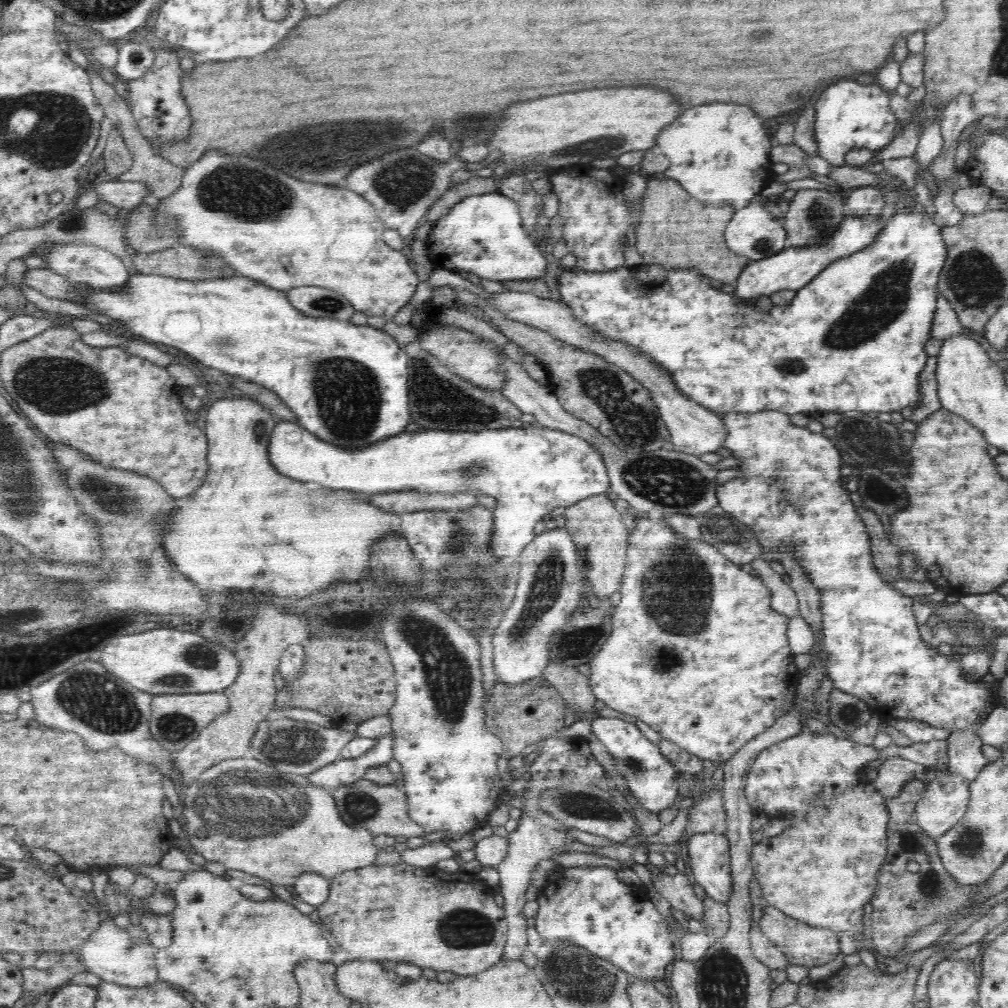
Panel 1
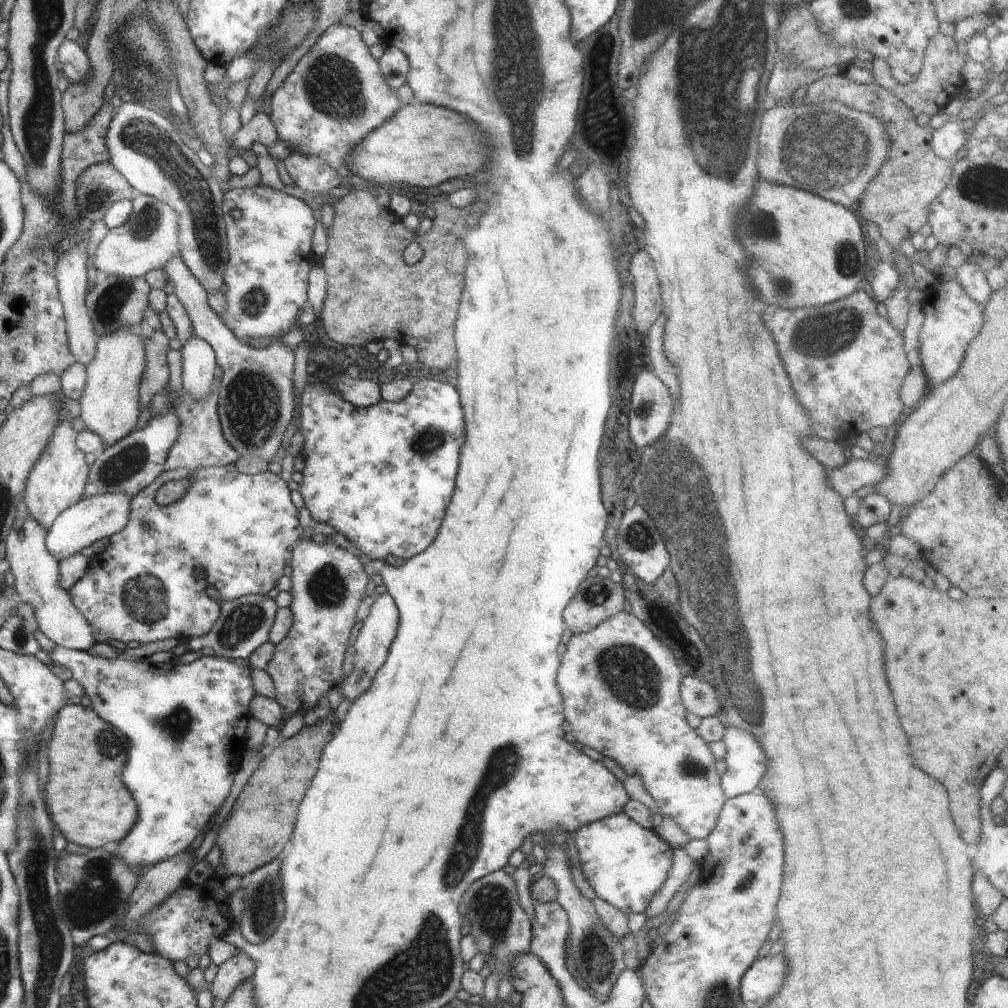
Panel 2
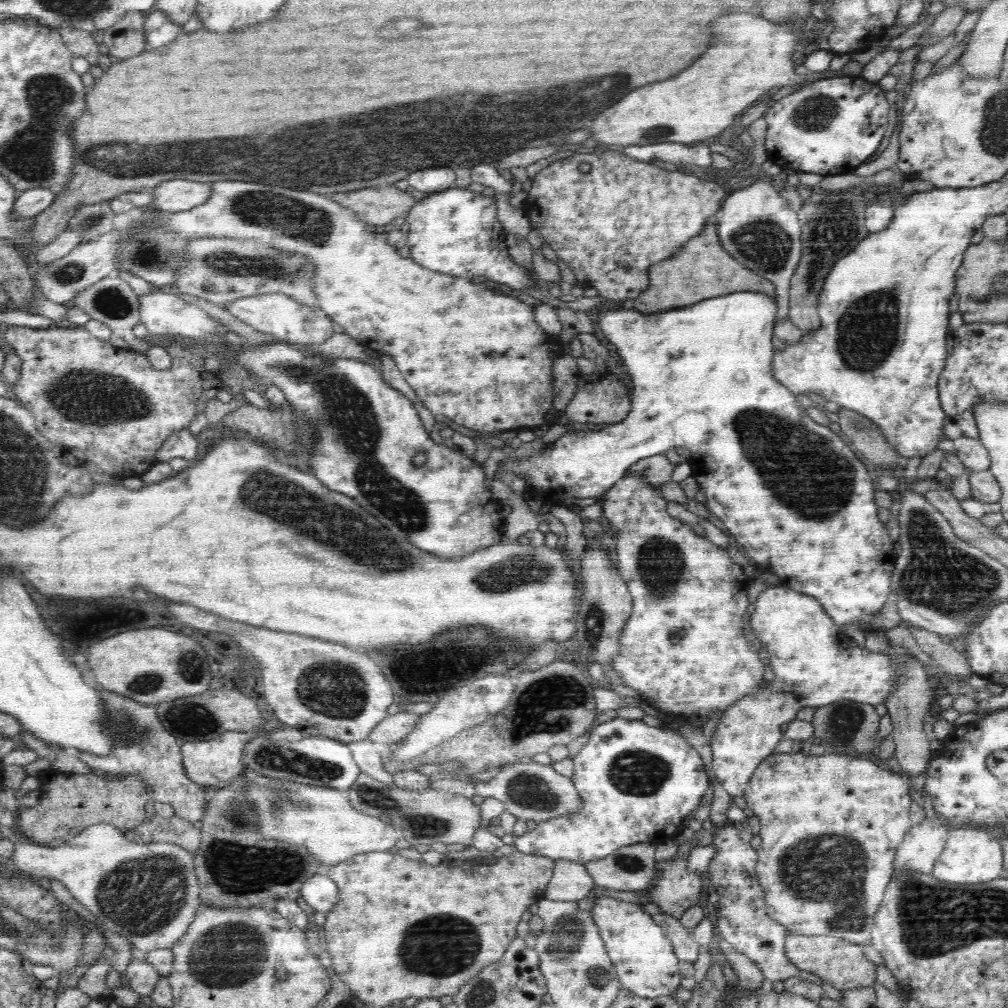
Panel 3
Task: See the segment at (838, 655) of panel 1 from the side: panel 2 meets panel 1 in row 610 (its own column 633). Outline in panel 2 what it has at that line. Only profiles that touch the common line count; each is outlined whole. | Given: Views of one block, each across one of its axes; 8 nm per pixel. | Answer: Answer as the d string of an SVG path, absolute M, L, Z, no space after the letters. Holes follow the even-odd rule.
M618 813L578 829L574 834L580 868L599 899L605 900L626 916L632 912L644 913L652 897L663 887L673 865L673 850L653 829L636 824L628 815Z

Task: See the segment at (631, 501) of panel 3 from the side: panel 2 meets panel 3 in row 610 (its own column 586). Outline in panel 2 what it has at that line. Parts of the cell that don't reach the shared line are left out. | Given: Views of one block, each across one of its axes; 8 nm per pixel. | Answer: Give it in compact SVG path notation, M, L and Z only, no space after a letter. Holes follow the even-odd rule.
M622 610L604 619L600 626L596 626L596 628L589 630L587 633L574 634L570 638L570 642L566 646L566 654L562 656L560 670L558 670L558 688L560 688L560 694L564 698L564 716L566 716L568 724L572 726L576 742L584 744L586 748L594 748L594 750L600 751L600 754L603 754L604 757L616 760L628 777L638 775L642 779L648 794L656 802L661 814L665 814L666 817L676 821L692 839L706 839L718 822L720 809L726 802L727 796L722 790L721 776L717 773L716 760L709 744L704 742L704 739L686 721L685 706L680 698L681 679L683 677L680 665L676 662L673 652L657 636L654 636L652 631L646 628L646 625L641 620L636 618L636 615Z

